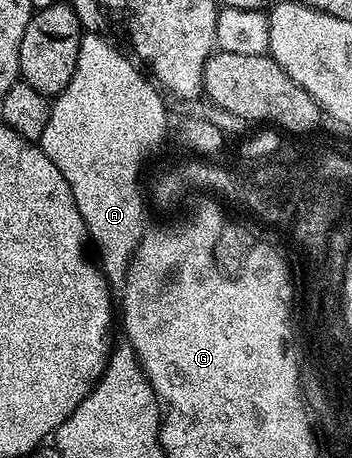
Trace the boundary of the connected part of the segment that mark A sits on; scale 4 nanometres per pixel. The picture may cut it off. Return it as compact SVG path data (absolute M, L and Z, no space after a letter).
M82 33L81 43L79 44L79 56L75 64L75 72L71 76L71 80L67 84L67 88L59 95L52 99L49 107L49 119L47 120L47 128L43 128L43 136L40 140L41 151L48 156L51 164L55 164L55 168L59 168L59 172L63 172L63 180L67 180L67 188L71 188L71 196L75 196L75 208L79 208L79 216L83 216L83 224L89 233L88 241L97 245L97 254L95 250L95 258L101 267L101 273L105 275L110 287L117 288L124 283L127 272L129 271L129 262L133 258L134 251L137 250L137 243L140 242L142 234L147 229L147 211L142 208L138 201L138 177L146 169L145 161L149 158L149 153L160 144L165 138L165 133L169 130L169 114L165 111L165 102L161 99L162 91L150 79L144 78L139 71L133 67L134 59L132 57L124 58L111 43L105 38L100 38L97 34Z

